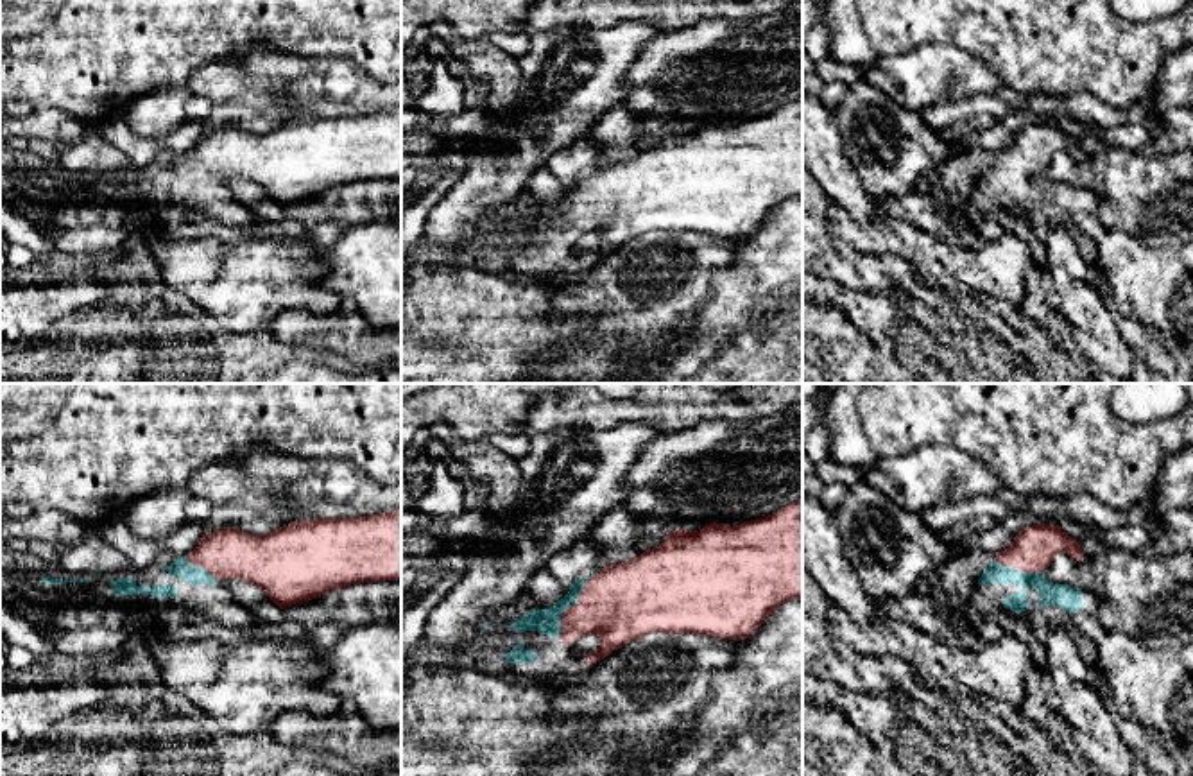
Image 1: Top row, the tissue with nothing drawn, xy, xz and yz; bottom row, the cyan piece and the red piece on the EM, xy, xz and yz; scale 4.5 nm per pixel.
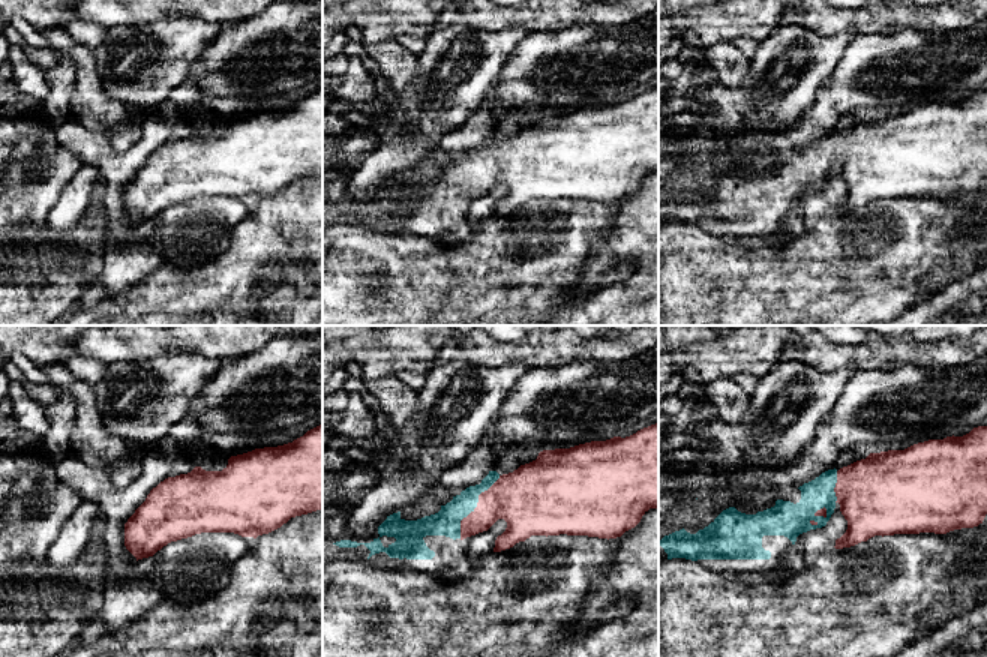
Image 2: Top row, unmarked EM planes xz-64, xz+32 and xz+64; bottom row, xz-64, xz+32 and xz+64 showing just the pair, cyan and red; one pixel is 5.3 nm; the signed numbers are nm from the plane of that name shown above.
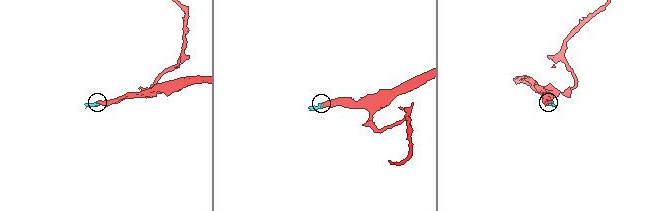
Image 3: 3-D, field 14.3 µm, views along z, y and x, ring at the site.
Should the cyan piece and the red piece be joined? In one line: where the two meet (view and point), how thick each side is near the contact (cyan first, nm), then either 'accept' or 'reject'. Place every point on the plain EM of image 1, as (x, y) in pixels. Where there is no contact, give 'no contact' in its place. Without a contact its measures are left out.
xz (574, 201) | 110/360 nm | accept

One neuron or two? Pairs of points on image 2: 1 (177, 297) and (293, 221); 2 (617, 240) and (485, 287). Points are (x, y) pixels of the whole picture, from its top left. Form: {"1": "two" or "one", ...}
{"1": "one", "2": "two"}

